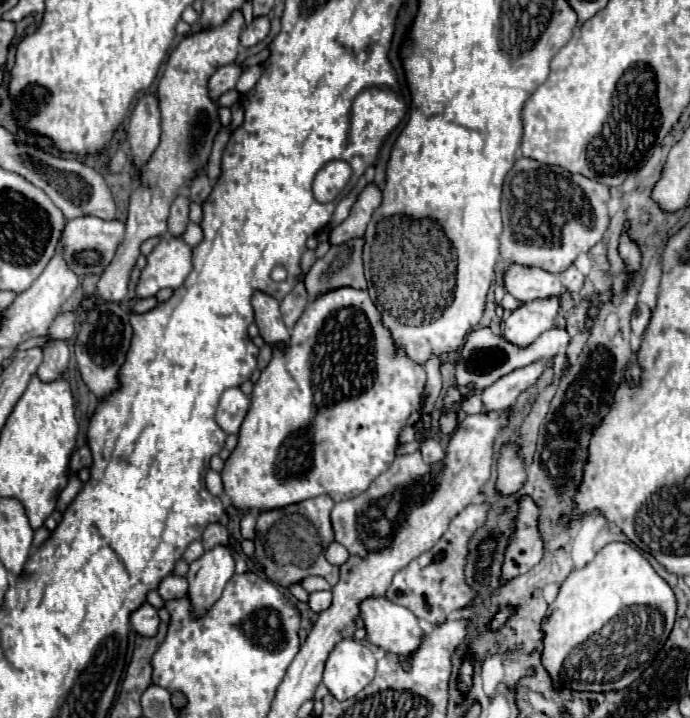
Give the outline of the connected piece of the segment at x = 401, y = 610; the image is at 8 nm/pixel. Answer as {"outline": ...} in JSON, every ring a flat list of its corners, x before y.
{"outline":[[366,597,360,603,360,617,364,621,368,641,372,645,376,645,376,647,382,647,382,649,386,649,390,653,400,655,402,659,406,659,412,651,418,649,420,639,424,635,424,631,416,623,414,613,410,609,406,609,406,607,390,601,388,597]]}

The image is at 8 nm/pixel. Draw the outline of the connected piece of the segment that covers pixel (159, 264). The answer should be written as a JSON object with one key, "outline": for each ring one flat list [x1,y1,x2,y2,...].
{"outline":[[162,235,160,243,146,257,146,267,136,283,136,297,154,297,160,289,178,289,192,269,192,249,178,237]]}

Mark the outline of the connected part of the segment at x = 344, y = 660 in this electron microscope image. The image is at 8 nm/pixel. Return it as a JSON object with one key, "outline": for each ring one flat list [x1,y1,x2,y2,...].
{"outline":[[346,637,330,651,322,681,338,701,344,701,360,693,374,679,374,671,374,653,364,643]]}

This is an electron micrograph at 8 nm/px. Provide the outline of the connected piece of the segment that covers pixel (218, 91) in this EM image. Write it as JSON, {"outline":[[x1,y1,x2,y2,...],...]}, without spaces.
{"outline":[[224,65,220,67,210,79,208,79,208,93,212,101,218,101,218,97,230,89,234,89,242,69,238,65]]}

